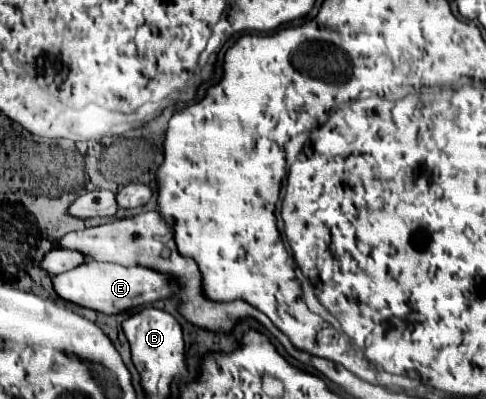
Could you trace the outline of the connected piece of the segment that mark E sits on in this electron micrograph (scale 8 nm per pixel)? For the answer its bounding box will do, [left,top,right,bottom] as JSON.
[53,261,177,315]

